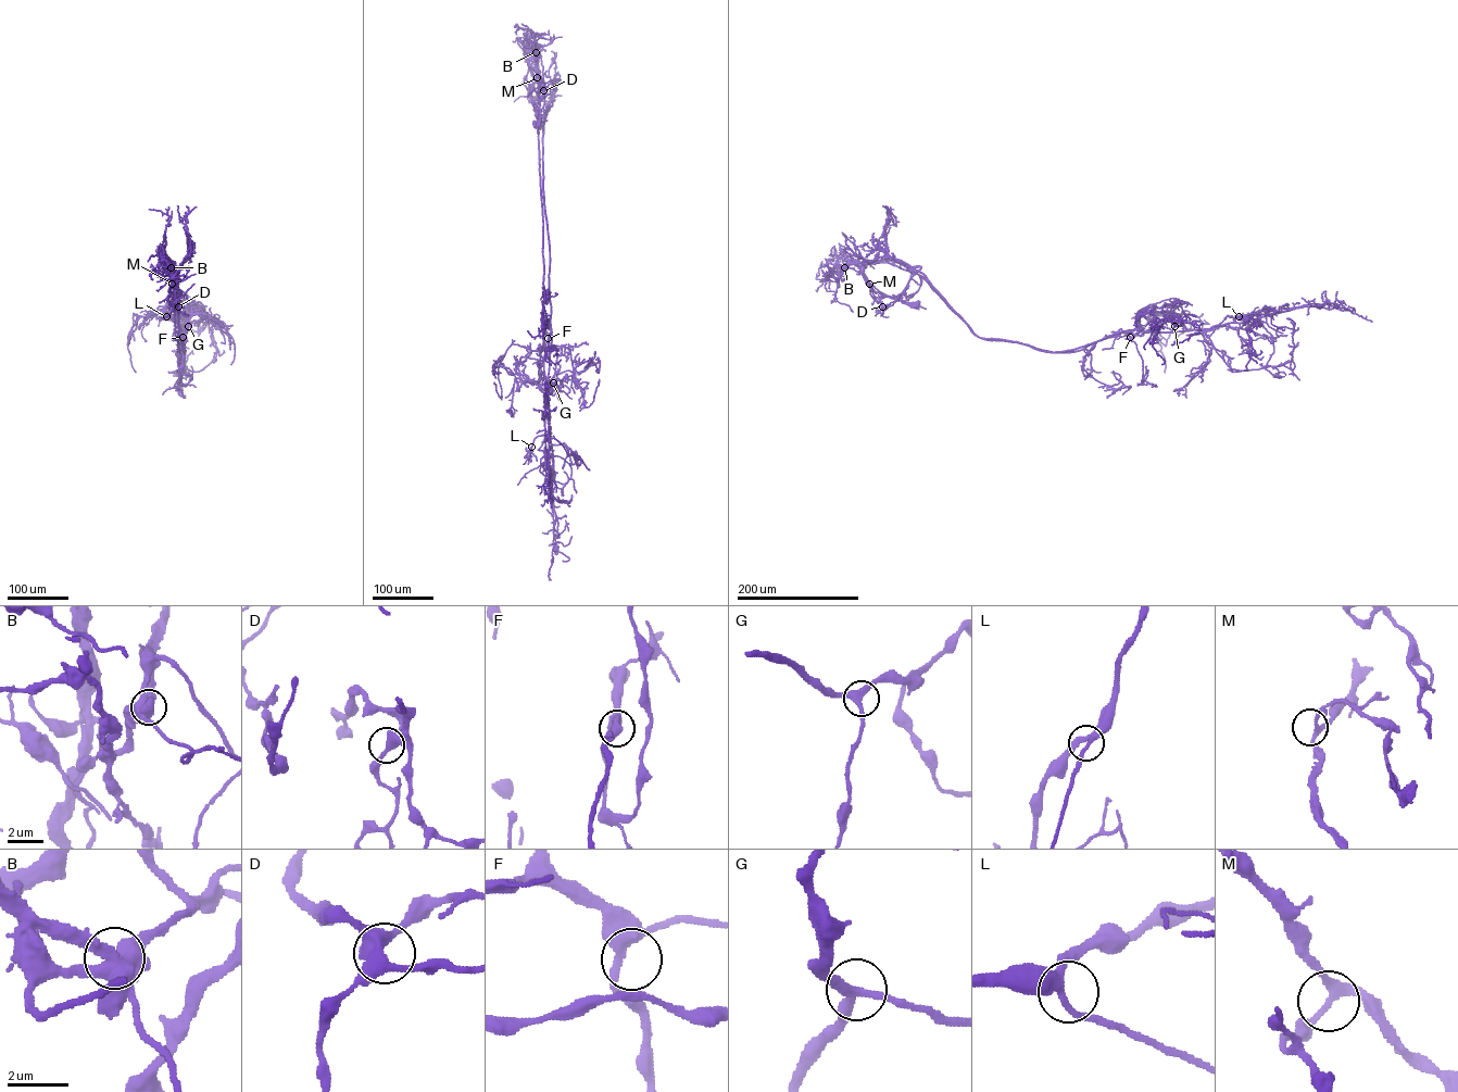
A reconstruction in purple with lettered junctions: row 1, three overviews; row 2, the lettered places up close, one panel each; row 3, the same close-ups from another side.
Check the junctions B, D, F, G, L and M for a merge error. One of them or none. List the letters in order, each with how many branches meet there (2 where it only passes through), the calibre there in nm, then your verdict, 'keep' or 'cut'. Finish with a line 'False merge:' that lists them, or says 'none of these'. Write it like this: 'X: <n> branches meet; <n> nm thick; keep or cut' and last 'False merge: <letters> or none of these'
B: 4 branches meet; 480 nm thick; cut
D: 3 branches meet; 440 nm thick; keep
F: 3 branches meet; 320 nm thick; keep
G: 3 branches meet; 300 nm thick; keep
L: 3 branches meet; 240 nm thick; keep
M: 3 branches meet; 220 nm thick; keep
False merge: B

